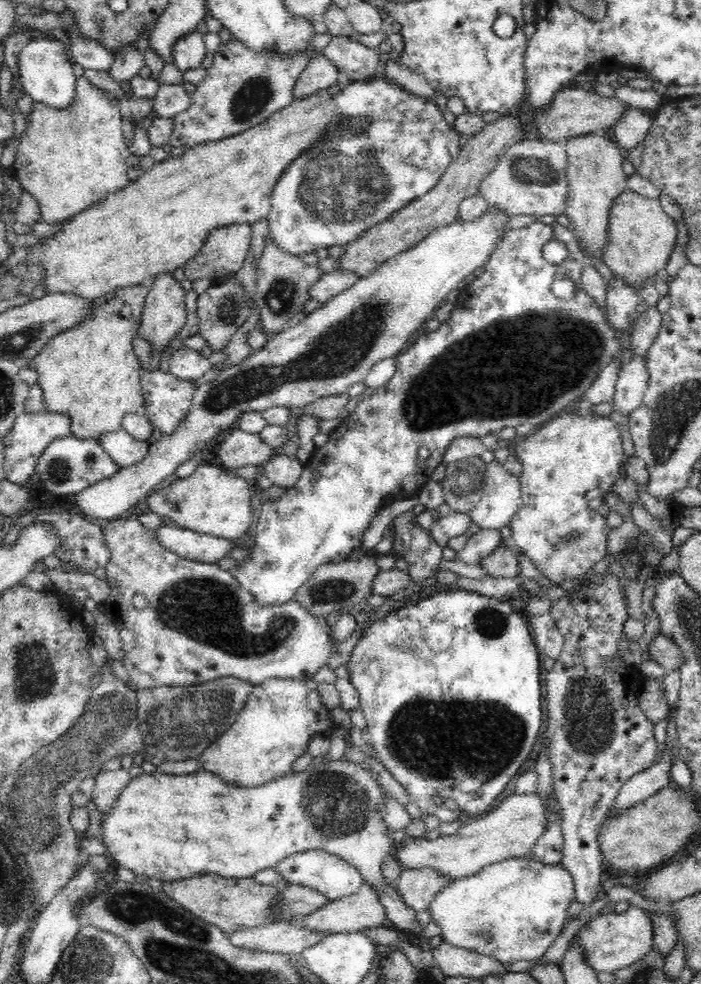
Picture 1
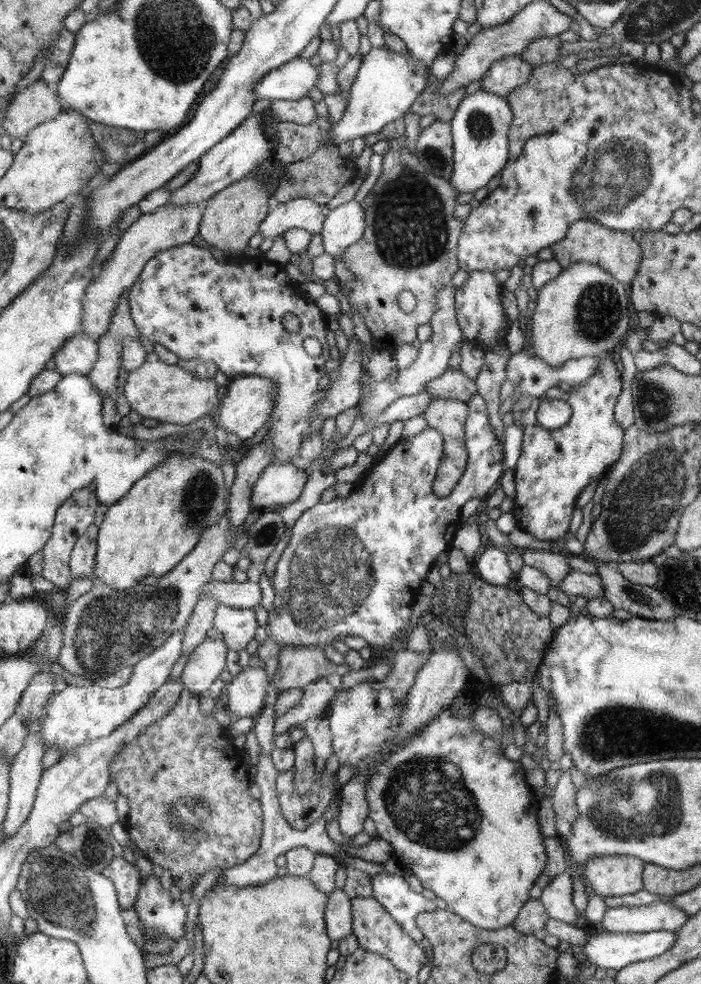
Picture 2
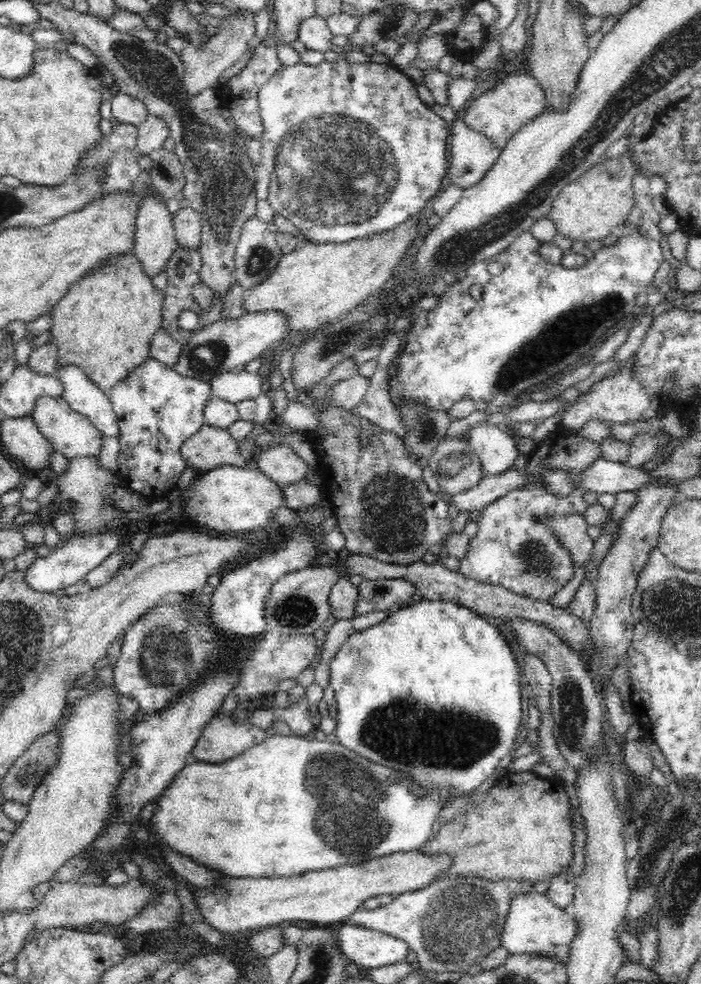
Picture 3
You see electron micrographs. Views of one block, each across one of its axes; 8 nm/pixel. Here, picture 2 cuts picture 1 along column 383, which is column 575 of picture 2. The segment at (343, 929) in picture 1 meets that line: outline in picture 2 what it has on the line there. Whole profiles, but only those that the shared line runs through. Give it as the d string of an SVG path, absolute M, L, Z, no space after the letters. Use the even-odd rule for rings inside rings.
M569 872L558 874L552 882L542 890L540 901L546 908L549 918L560 920L571 925L579 925L579 916L572 901L573 878Z

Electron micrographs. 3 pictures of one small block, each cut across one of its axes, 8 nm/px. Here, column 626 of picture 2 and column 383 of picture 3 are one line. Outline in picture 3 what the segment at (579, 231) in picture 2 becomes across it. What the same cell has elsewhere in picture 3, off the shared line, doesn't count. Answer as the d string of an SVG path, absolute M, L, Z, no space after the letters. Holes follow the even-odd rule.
M418 217L396 226L392 230L376 233L367 238L341 243L310 243L305 247L284 253L274 270L255 287L245 290L244 313L262 313L276 311L288 319L290 331L314 331L324 327L331 321L336 321L342 314L358 309L370 295L382 289L391 278L392 270L404 258L408 248L418 235Z

